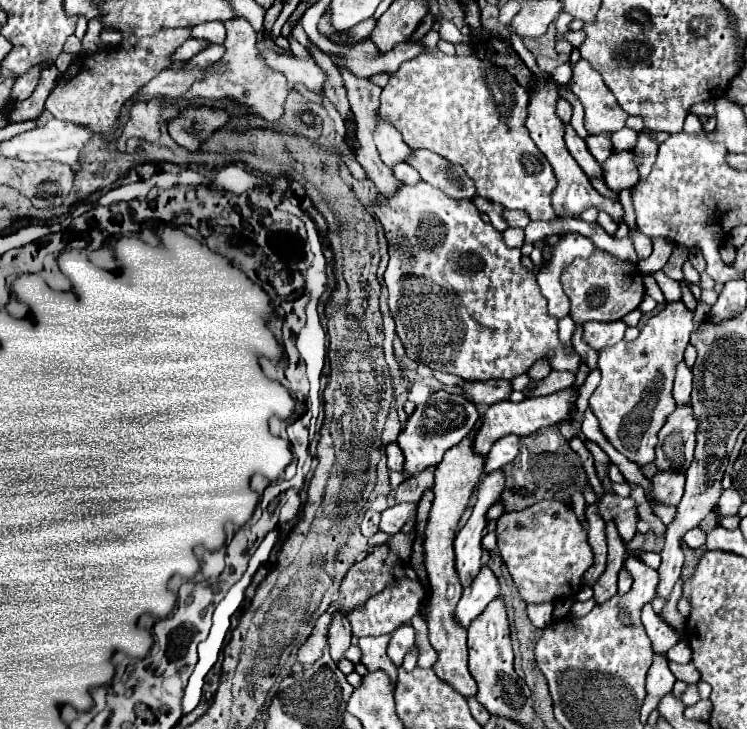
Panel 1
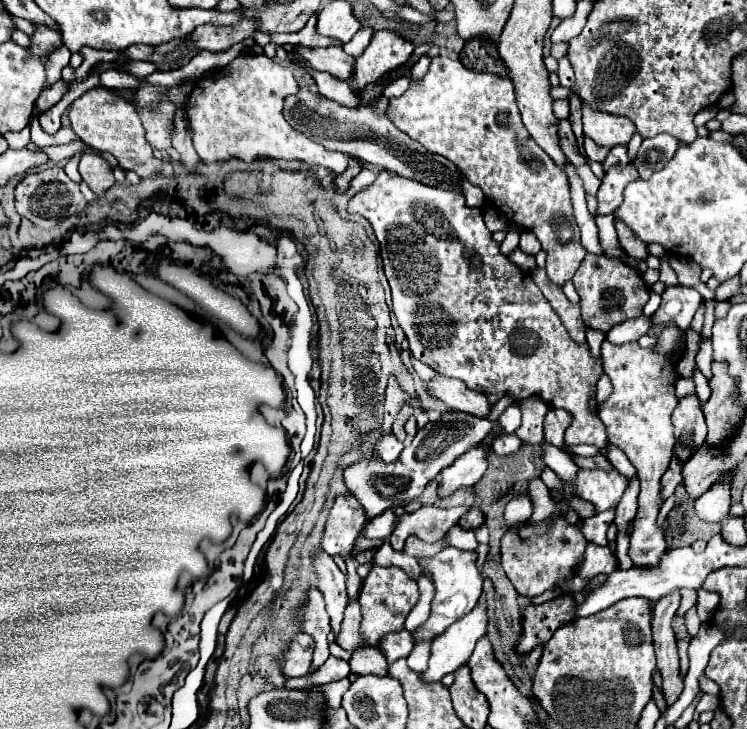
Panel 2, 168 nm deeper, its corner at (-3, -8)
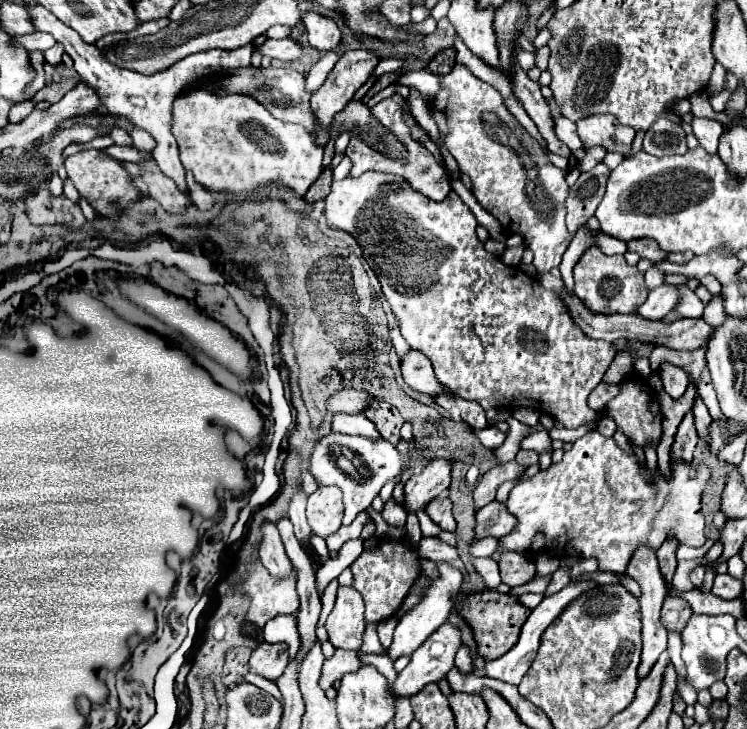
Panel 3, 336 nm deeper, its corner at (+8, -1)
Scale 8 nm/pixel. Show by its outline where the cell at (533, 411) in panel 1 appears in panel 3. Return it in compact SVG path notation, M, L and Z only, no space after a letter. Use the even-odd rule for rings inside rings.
M432 459L418 475L412 475L404 485L406 509L410 511L424 509L426 503L446 493L450 485L450 471L452 471L452 461Z

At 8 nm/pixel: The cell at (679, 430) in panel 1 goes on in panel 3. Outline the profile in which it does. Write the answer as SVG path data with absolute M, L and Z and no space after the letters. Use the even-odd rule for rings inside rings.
M662 363L660 367L662 367L660 377L662 377L662 383L664 383L664 391L672 399L680 399L684 395L684 391L686 391L686 385L688 385L686 373L680 367L672 365L672 363Z

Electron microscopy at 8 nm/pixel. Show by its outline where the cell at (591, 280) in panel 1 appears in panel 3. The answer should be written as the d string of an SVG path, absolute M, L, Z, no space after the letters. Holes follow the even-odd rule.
M590 247L574 267L574 295L592 309L592 313L632 313L638 305L642 305L648 297L648 289L644 285L644 275L636 269L626 265L624 255L604 255L598 247Z

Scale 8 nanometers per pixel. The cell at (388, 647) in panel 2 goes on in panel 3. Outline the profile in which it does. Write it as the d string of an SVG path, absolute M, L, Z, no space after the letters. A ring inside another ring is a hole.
M338 587L336 603L326 619L330 643L340 649L360 649L364 637L364 607L362 597L354 587Z

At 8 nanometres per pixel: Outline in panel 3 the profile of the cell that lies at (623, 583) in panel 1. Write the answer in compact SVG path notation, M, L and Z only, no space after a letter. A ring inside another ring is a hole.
M521 449L520 452L517 453L515 461L523 466L529 467L538 463L539 455L535 451Z

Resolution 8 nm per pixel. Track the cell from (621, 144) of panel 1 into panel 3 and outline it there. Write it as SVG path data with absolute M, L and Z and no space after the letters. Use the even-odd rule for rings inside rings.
M592 147L592 149L588 149L588 151L586 151L586 157L580 161L582 171L590 171L594 165L598 165L598 163L604 159L606 153L608 153L608 151L606 151L606 149L600 149L600 147Z

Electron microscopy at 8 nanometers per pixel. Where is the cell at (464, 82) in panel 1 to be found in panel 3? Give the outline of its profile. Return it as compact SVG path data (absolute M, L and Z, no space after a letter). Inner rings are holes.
M456 63L448 75L440 77L440 89L426 105L438 125L440 145L446 147L456 159L458 171L470 177L472 193L478 203L500 221L506 233L520 233L524 237L526 247L530 247L534 253L534 267L538 273L548 273L552 267L558 267L572 237L566 227L564 201L568 199L570 187L564 181L564 171L550 163L540 145L506 109L500 93L492 85L474 77L462 63Z

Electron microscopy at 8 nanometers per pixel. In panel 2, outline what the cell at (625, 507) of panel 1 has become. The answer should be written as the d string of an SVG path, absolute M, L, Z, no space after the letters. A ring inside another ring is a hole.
M673 458L673 460L671 460L671 464L669 464L669 470L667 470L667 472L663 474L663 478L661 478L663 498L669 498L669 496L675 492L675 488L683 482L681 468L683 468L683 464L681 464L681 462L677 462L677 458Z

